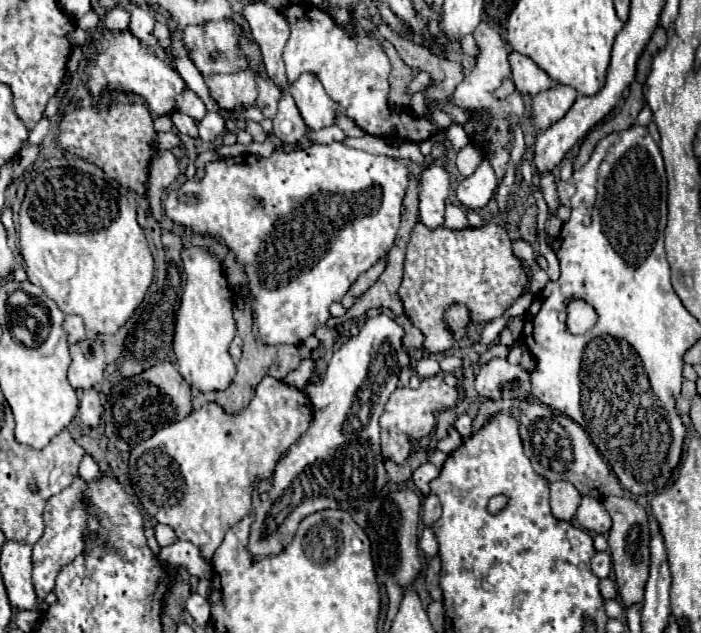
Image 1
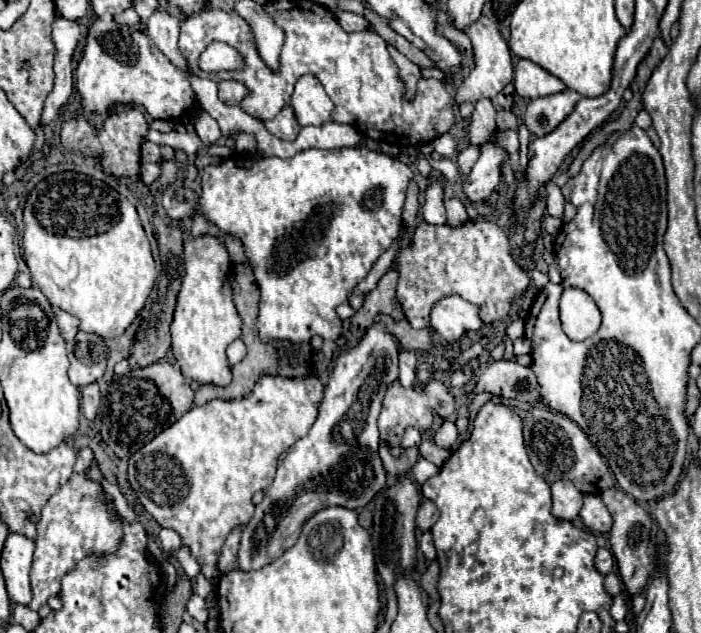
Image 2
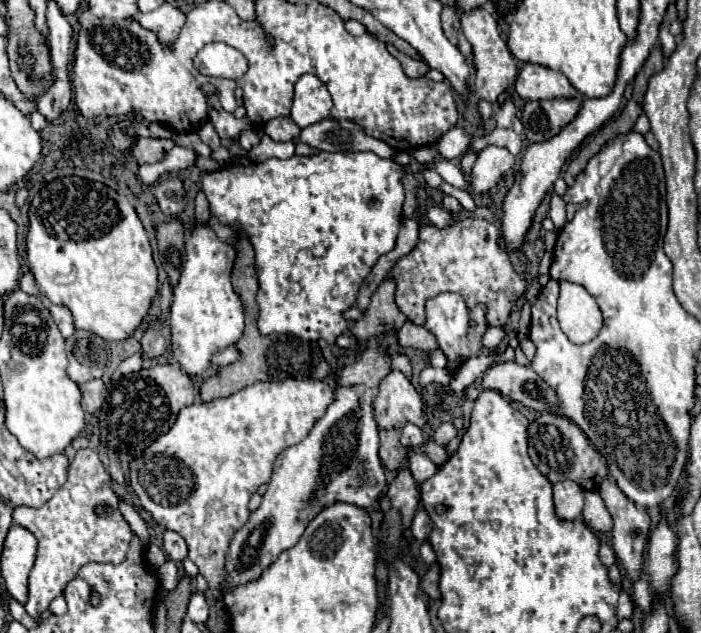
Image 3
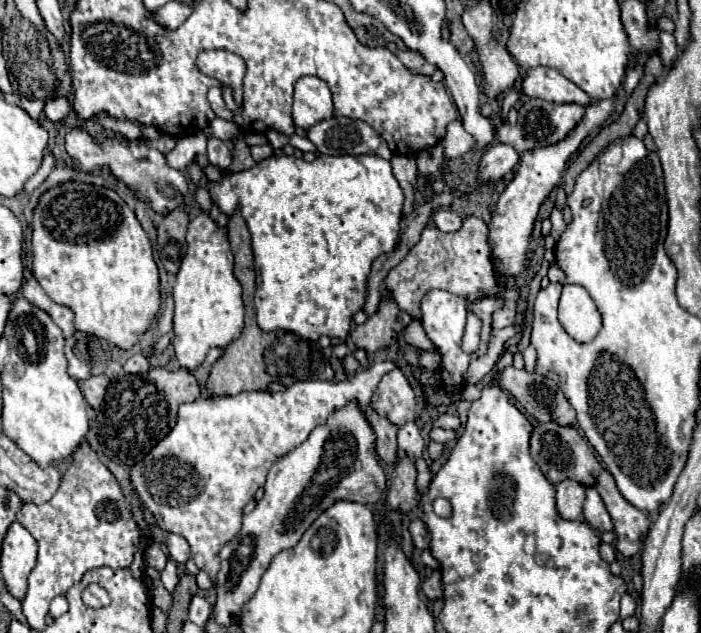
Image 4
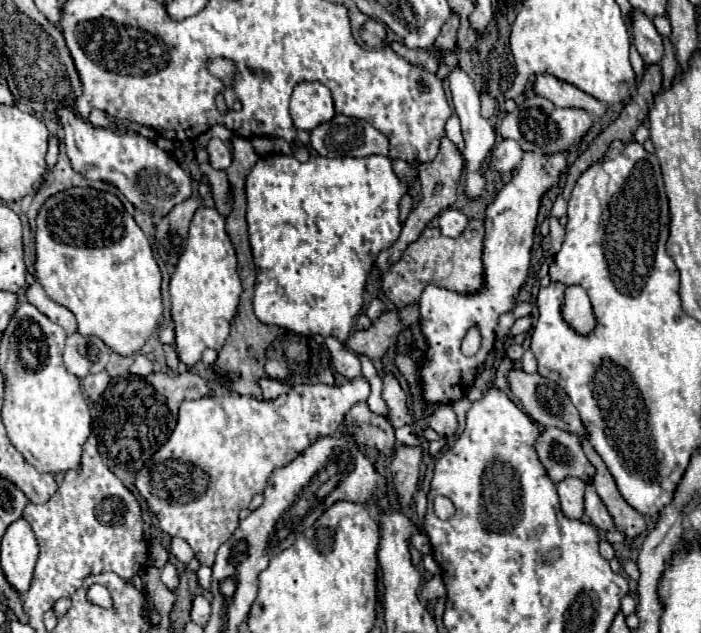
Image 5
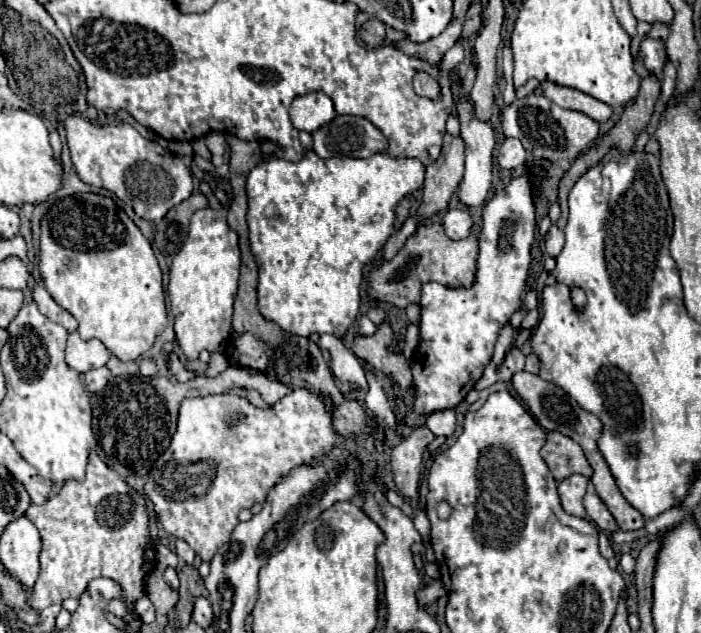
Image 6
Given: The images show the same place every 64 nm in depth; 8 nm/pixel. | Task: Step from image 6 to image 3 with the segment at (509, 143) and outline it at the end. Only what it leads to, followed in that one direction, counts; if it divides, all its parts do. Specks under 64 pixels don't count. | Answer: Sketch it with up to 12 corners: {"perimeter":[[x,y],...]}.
{"perimeter":[[486,146],[472,168],[470,188],[486,194],[514,166],[500,146]]}

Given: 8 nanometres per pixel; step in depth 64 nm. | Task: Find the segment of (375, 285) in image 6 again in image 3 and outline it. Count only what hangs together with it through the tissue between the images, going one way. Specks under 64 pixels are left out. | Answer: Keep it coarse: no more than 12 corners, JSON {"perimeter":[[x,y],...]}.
{"perimeter":[[422,224],[392,268],[412,324],[456,292],[504,326],[526,290],[498,226]]}

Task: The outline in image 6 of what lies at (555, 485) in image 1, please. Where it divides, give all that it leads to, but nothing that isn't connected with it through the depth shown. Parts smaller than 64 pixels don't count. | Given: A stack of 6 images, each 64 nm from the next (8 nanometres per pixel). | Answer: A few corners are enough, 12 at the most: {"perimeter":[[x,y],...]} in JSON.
{"perimeter":[[574,474],[558,484],[562,508],[578,518],[588,478]]}

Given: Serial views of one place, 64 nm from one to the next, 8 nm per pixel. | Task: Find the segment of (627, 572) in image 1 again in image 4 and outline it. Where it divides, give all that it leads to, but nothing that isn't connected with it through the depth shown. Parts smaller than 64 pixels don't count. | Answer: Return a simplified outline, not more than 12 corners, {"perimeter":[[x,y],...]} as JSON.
{"perimeter":[[608,470],[596,490],[614,522],[616,550],[626,558],[640,552],[648,516],[616,488]]}

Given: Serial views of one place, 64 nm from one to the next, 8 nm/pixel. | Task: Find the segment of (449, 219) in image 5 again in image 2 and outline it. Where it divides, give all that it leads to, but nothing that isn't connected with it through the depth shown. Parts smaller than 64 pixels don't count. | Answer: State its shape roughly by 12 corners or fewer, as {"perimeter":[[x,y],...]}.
{"perimeter":[[432,176],[424,192],[422,216],[446,224],[444,180]]}

